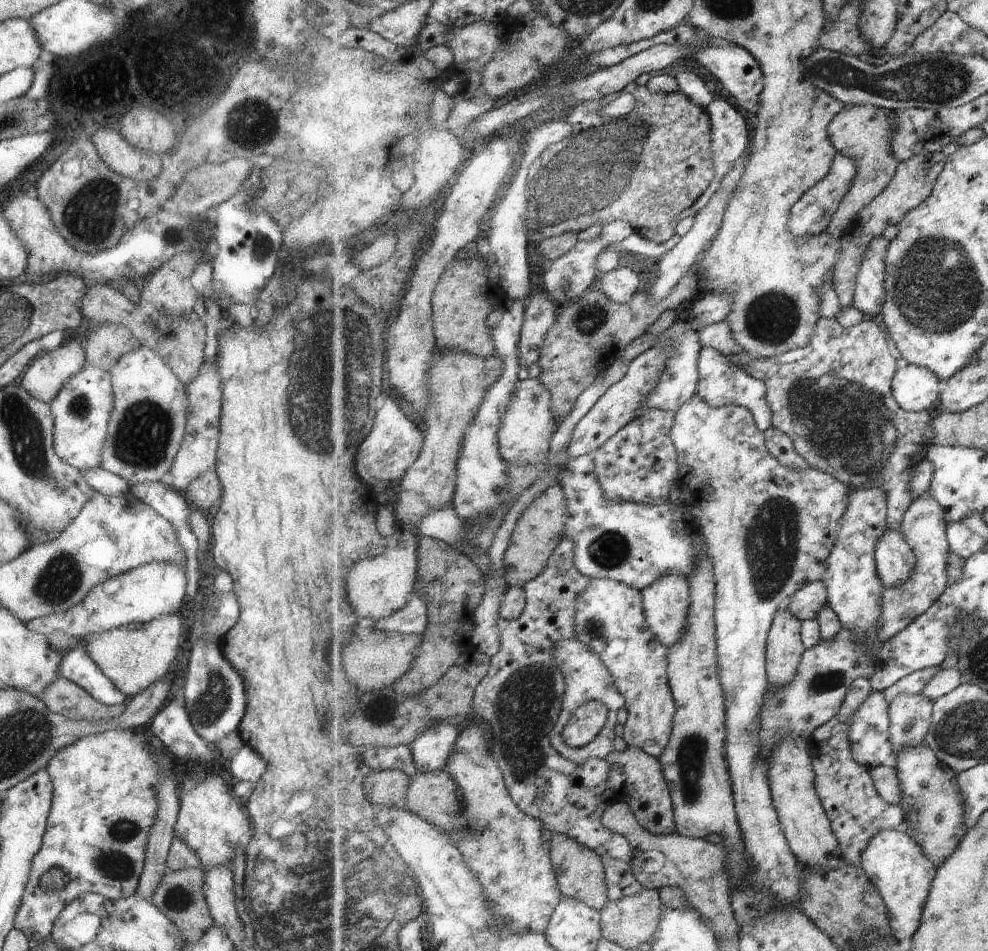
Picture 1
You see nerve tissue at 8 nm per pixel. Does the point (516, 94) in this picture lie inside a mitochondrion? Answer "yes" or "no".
no

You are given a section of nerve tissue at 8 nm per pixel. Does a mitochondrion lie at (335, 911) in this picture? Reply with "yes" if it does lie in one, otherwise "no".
yes

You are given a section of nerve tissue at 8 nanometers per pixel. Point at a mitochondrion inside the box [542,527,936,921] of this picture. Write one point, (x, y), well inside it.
(691, 751)

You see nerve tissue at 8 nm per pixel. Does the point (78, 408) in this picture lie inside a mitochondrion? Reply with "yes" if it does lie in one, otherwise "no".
yes

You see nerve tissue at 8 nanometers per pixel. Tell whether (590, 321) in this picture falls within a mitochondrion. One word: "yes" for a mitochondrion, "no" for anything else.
yes

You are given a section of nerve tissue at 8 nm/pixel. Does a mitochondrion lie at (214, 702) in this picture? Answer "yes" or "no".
yes

